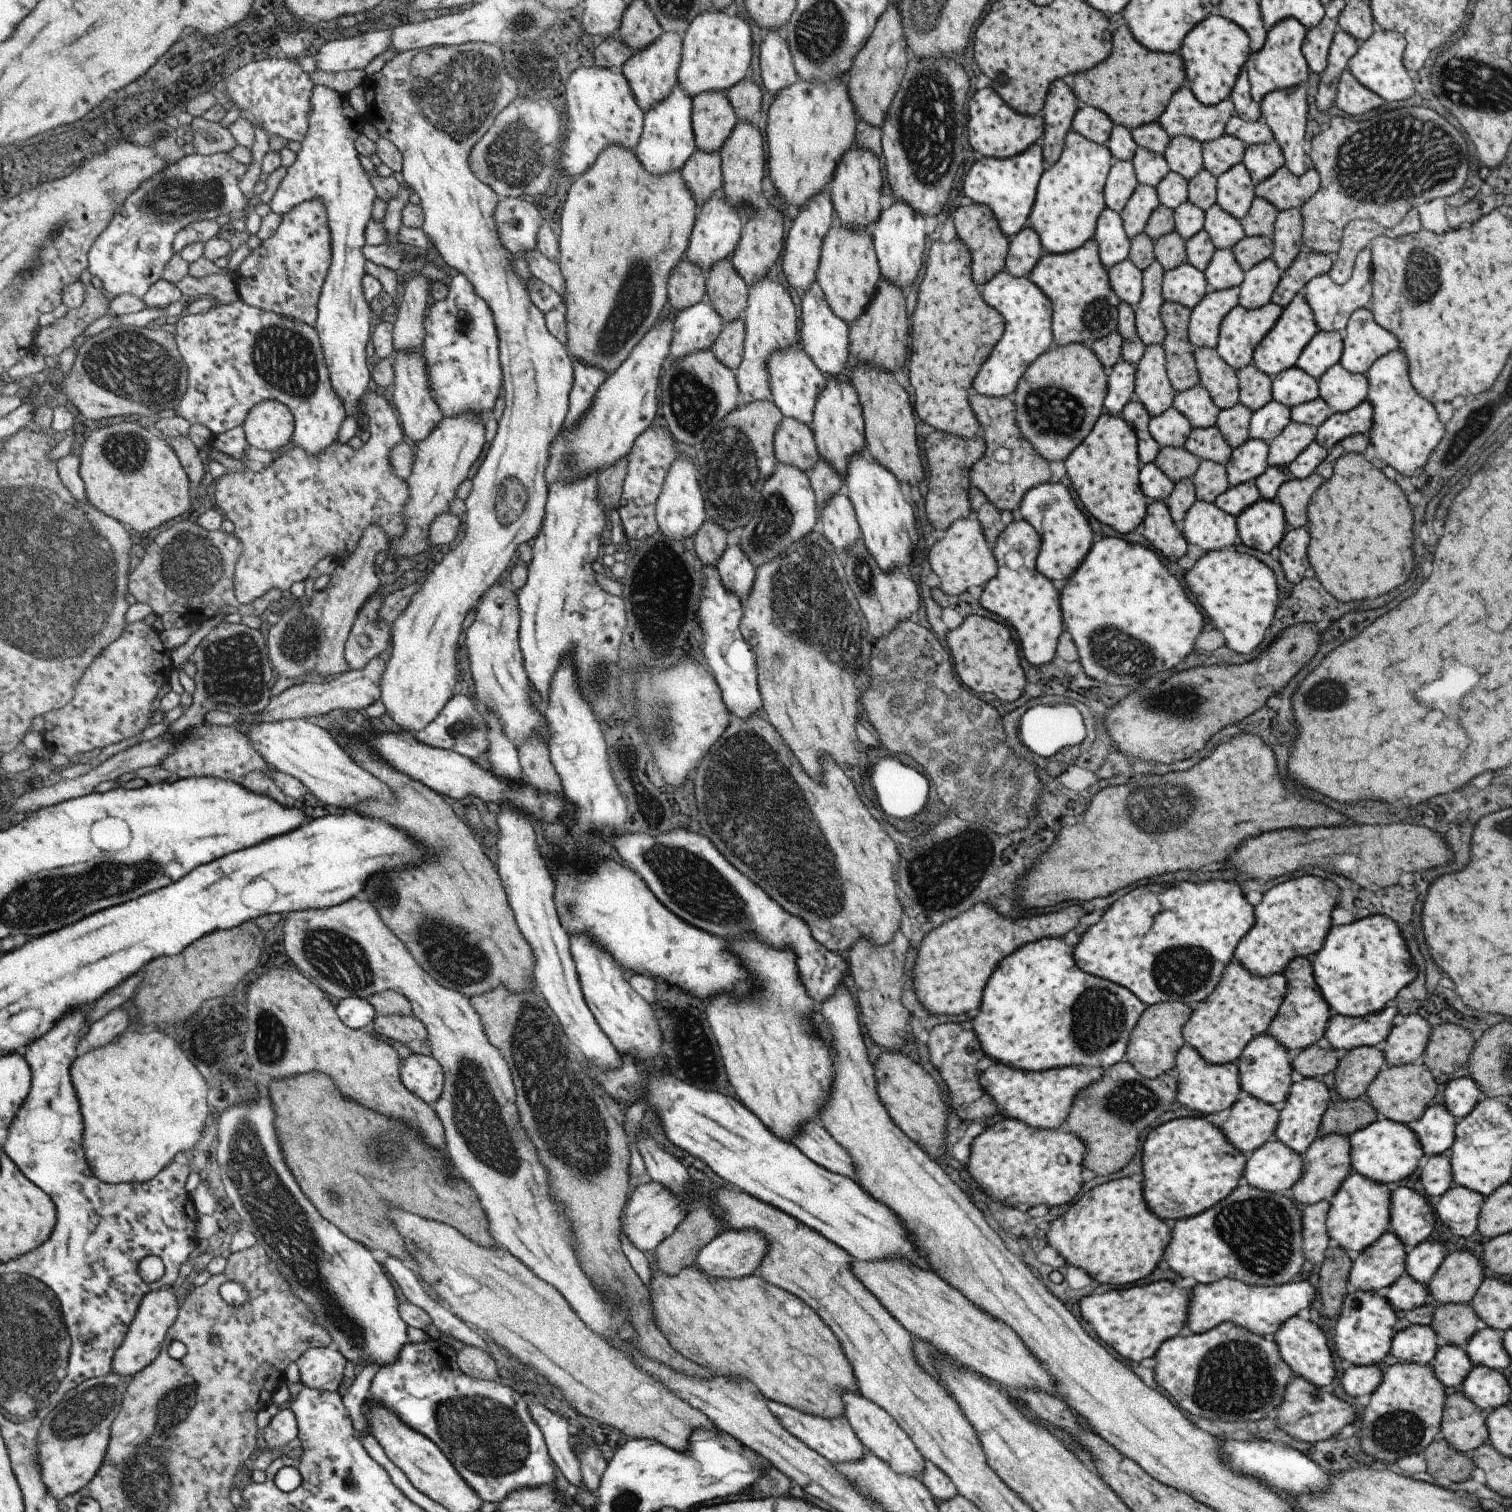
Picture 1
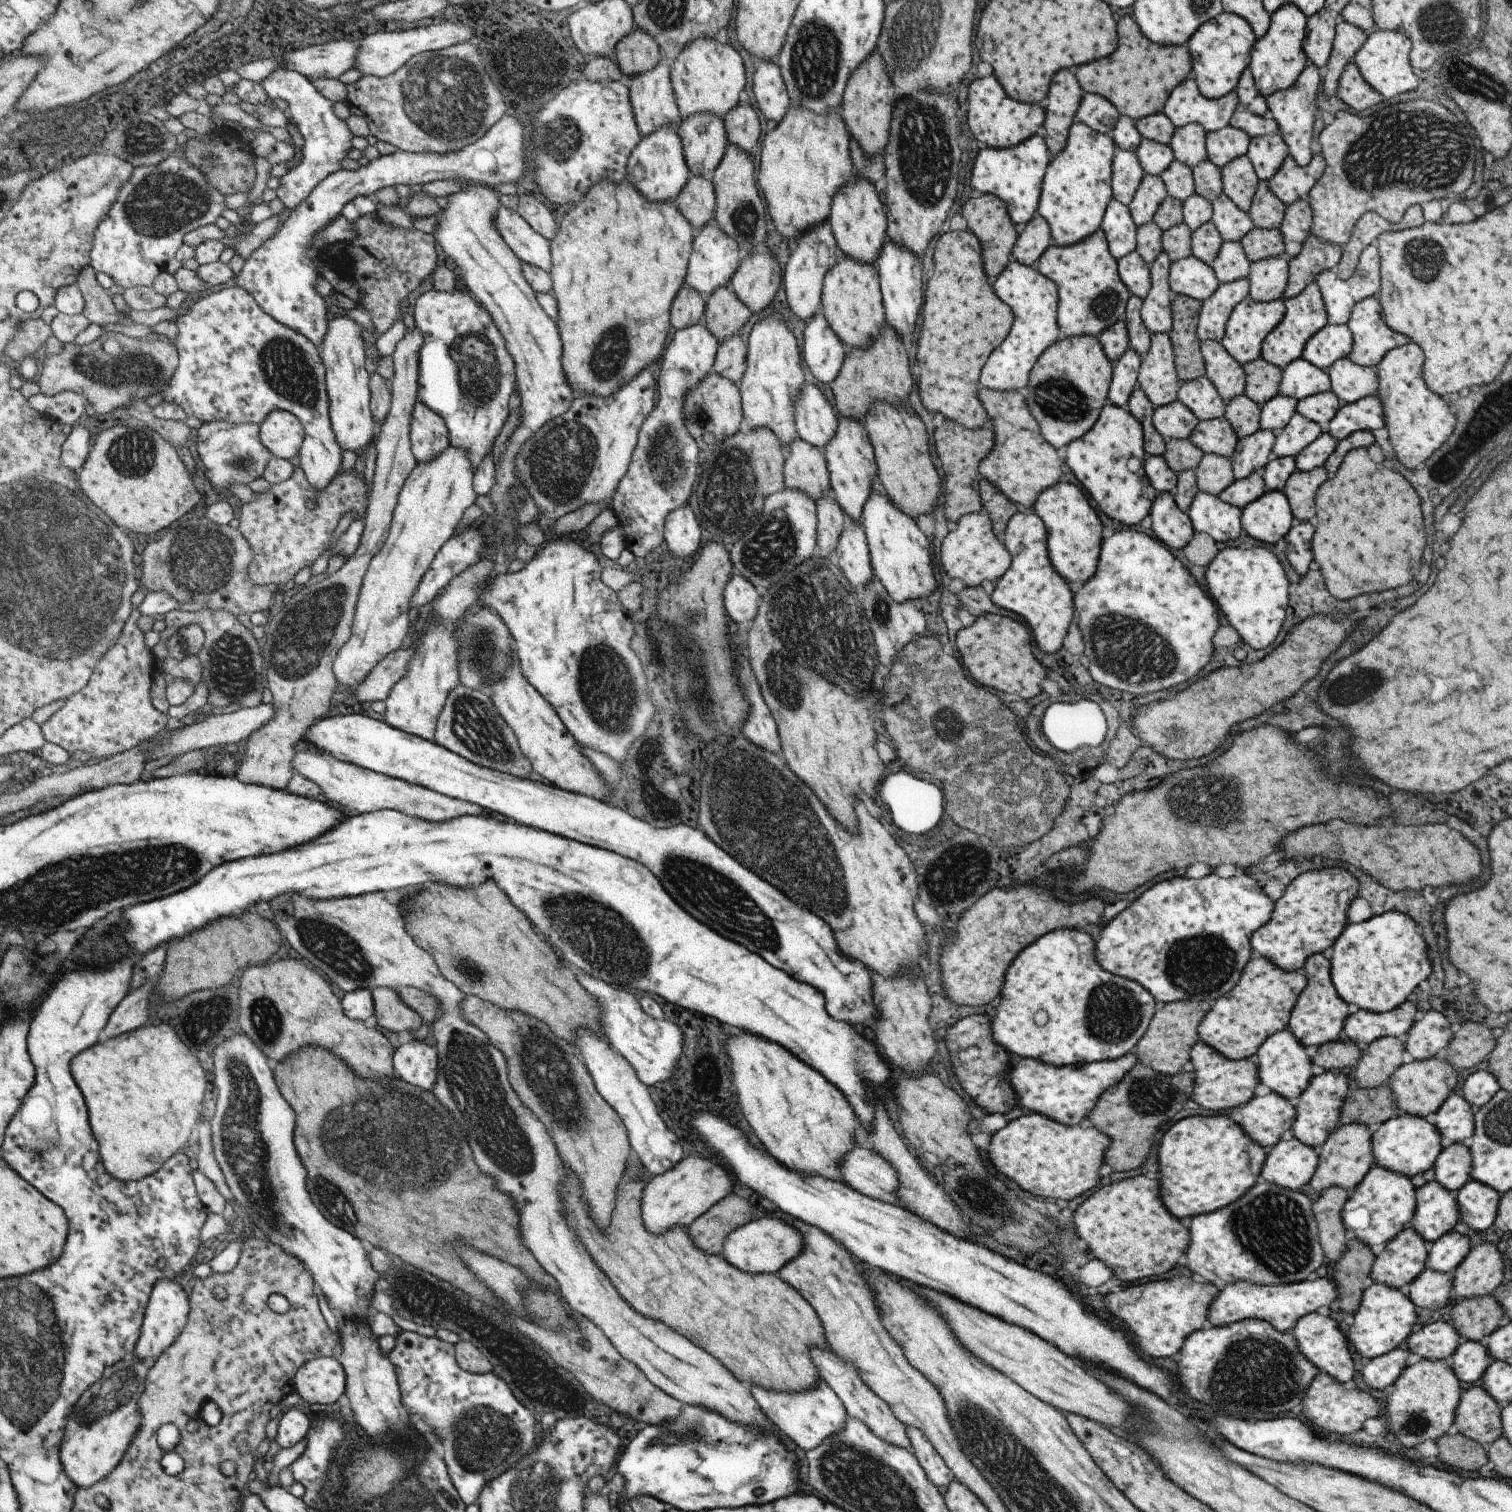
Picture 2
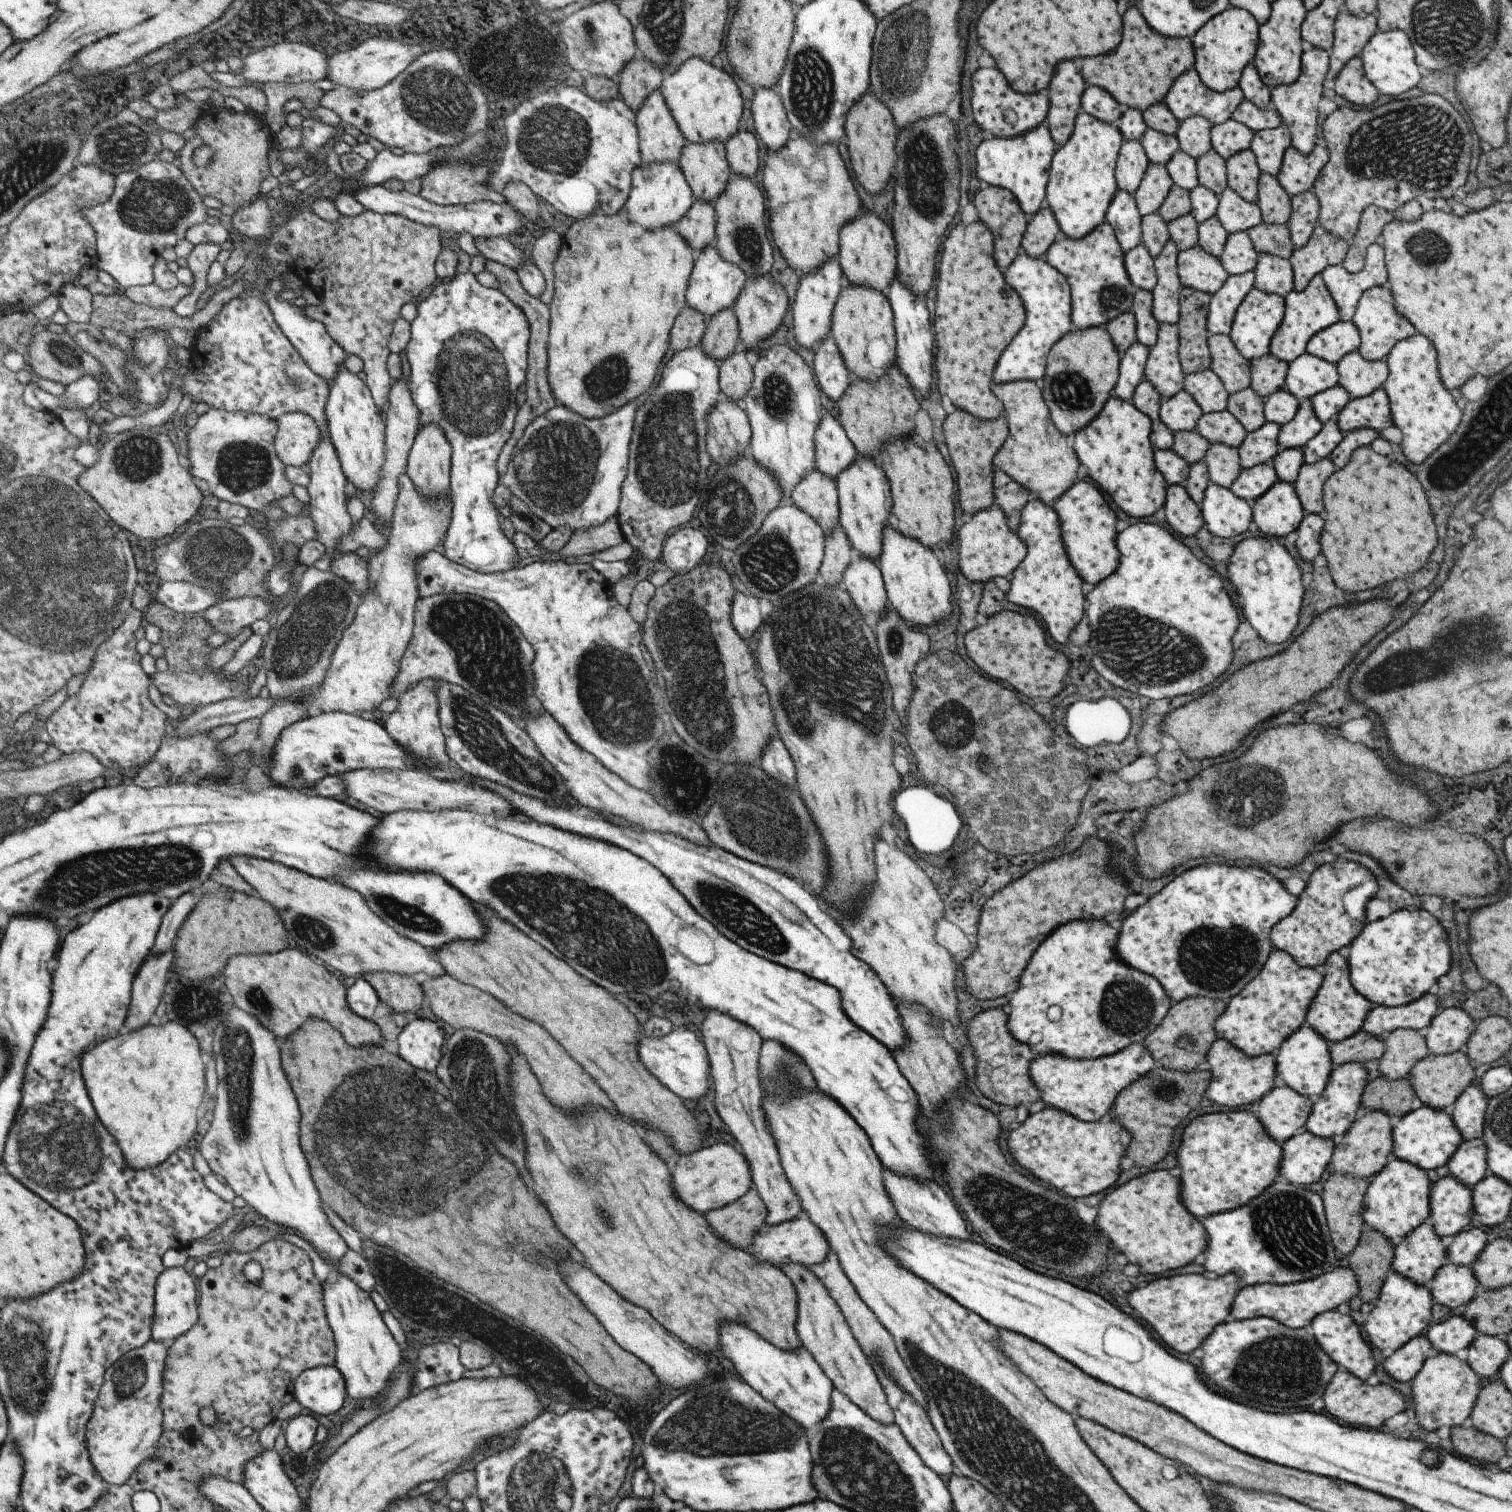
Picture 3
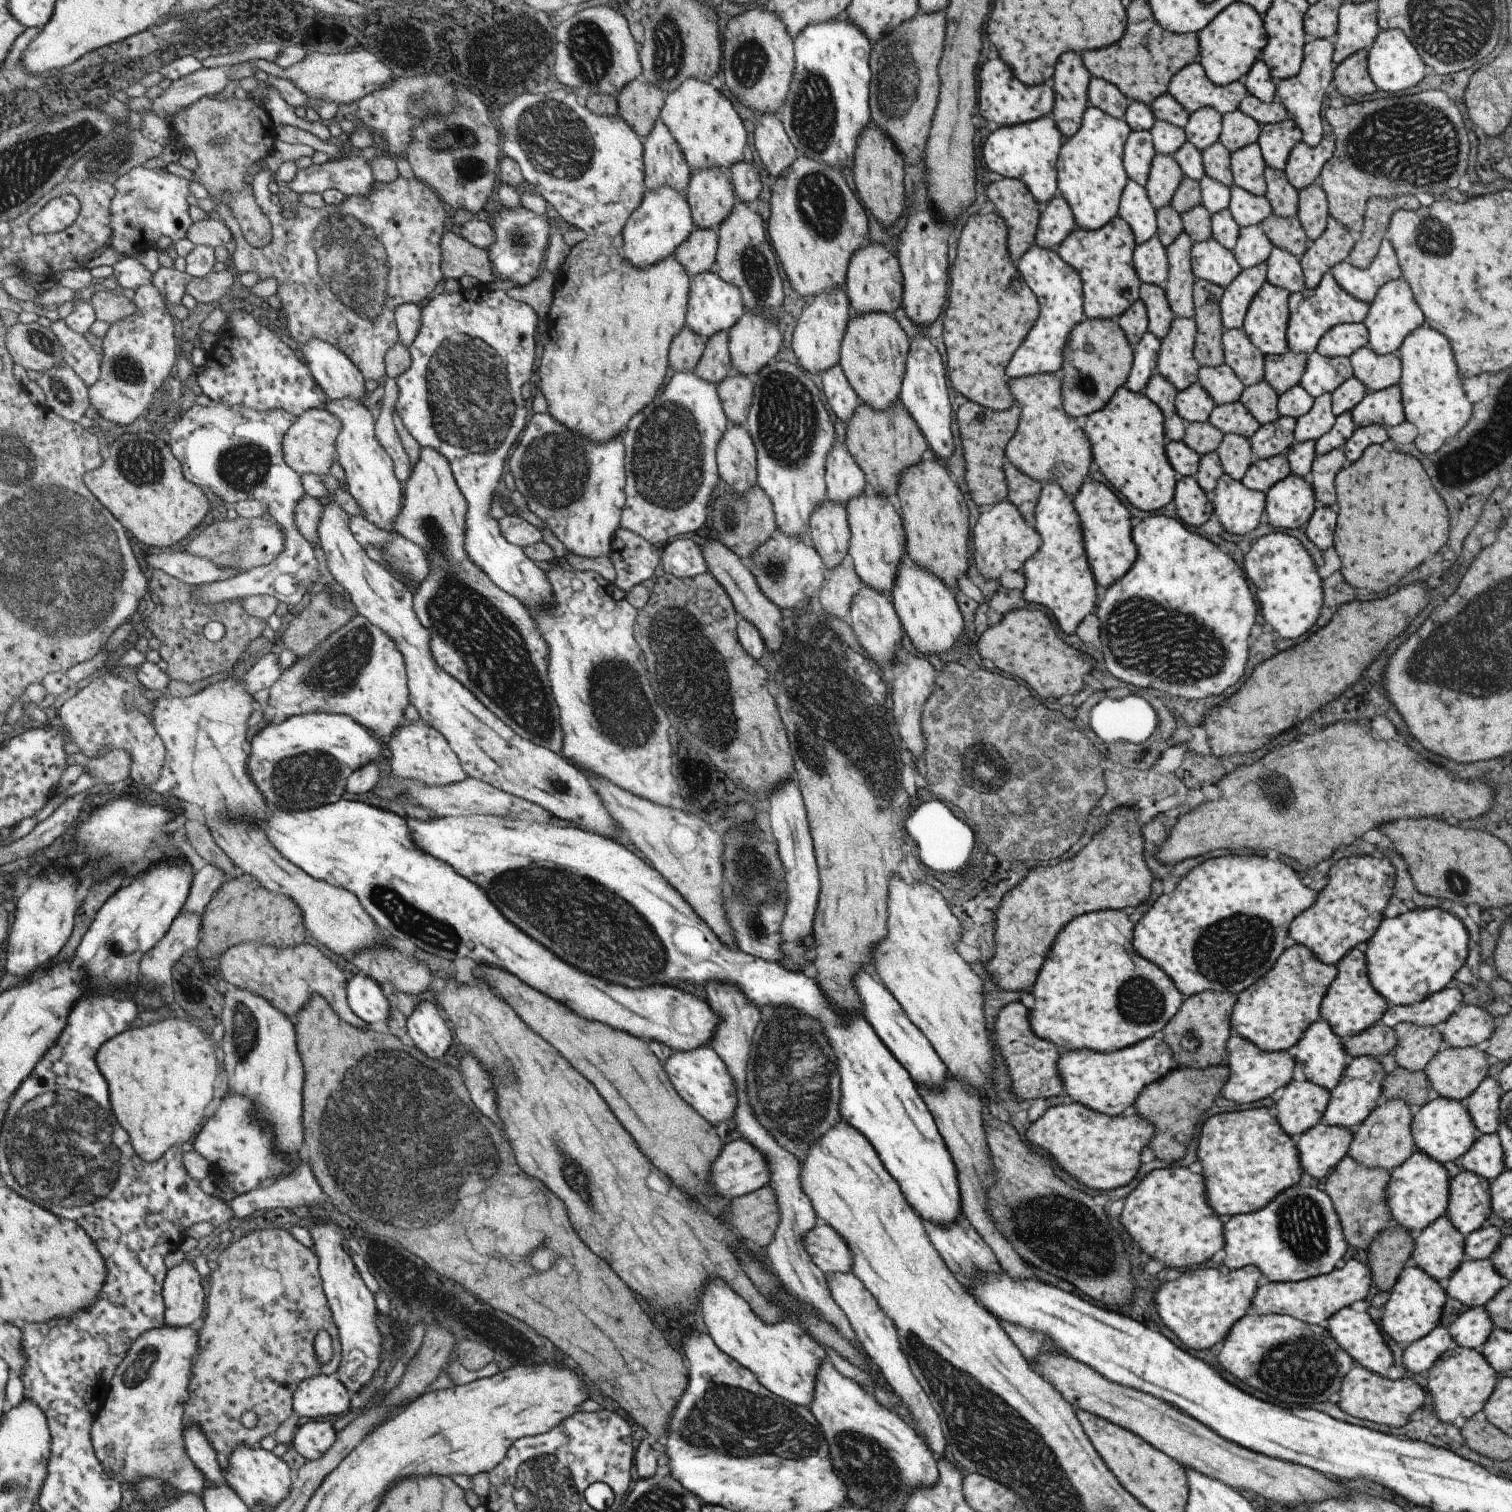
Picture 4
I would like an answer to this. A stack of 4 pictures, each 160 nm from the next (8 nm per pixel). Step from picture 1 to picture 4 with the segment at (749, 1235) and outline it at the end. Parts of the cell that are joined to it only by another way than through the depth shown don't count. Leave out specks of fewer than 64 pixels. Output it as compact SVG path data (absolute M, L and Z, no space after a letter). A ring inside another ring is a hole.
M817 1223L803 1239L811 1262L823 1273L849 1273L852 1252L847 1243L827 1224Z

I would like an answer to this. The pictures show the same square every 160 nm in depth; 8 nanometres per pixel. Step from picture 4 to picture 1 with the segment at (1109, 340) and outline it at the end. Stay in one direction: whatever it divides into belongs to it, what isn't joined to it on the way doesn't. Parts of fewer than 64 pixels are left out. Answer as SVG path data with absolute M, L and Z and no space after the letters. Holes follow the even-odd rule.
M1069 343L1065 346L1052 345L1042 352L1019 378L1016 389L1010 396L1015 407L1015 422L1027 442L1047 462L1064 458L1087 436L1098 416L1105 411L1102 405L1106 393L1107 377L1102 364L1088 343Z

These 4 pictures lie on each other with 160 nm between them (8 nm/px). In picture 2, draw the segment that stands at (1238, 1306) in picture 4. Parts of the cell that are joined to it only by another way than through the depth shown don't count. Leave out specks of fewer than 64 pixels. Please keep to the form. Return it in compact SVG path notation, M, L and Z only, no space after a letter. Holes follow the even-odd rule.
M1174 1275L1167 1280L1153 1280L1144 1284L1130 1285L1127 1290L1107 1294L1105 1304L1111 1310L1115 1318L1119 1318L1135 1340L1135 1348L1147 1355L1149 1358L1169 1358L1180 1352L1182 1342L1192 1332L1206 1326L1208 1306L1220 1291L1214 1284L1205 1282L1194 1282L1191 1278L1183 1275Z

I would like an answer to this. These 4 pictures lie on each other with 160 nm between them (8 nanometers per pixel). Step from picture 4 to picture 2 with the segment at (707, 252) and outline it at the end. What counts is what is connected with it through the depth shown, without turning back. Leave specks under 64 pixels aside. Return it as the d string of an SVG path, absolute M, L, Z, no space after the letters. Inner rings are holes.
M690 176L674 204L692 227L703 228L714 216L714 190L710 179Z

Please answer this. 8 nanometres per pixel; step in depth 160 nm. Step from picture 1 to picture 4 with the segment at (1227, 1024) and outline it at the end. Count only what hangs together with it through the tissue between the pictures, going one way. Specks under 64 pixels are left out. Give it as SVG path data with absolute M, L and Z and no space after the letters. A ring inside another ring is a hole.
M1290 942L1279 960L1259 980L1242 990L1230 1014L1230 1032L1250 1040L1264 1051L1287 1051L1299 1040L1306 1028L1319 1020L1321 999L1337 974L1336 965L1323 964L1304 944Z

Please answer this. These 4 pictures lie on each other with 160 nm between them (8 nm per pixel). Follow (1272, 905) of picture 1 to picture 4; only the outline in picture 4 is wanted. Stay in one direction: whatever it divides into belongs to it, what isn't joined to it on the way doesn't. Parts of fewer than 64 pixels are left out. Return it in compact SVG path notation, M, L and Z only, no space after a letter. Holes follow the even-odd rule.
M1363 855L1339 859L1328 872L1328 881L1316 896L1315 902L1300 912L1288 928L1290 942L1304 944L1323 964L1335 965L1357 944L1367 942L1383 920L1383 911L1389 897L1393 896L1395 867L1383 856Z

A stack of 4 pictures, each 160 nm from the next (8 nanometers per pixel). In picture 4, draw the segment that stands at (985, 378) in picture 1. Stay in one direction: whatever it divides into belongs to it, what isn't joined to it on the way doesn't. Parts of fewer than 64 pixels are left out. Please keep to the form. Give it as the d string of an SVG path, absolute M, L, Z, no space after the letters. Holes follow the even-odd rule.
M1031 246L1015 262L1016 270L1023 276L1035 298L1039 300L1039 318L1015 350L1005 372L1009 378L1029 374L1053 373L1062 368L1062 350L1070 330L1086 318L1082 309L1082 282L1075 269L1068 266L1055 250Z

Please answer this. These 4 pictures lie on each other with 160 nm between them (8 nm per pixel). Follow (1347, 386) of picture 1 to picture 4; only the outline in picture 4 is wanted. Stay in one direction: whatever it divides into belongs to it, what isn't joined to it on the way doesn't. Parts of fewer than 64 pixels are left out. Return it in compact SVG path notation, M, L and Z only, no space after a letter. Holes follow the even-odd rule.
M1367 345L1348 356L1353 377L1365 385L1367 392L1399 383L1402 368L1396 353L1379 355Z

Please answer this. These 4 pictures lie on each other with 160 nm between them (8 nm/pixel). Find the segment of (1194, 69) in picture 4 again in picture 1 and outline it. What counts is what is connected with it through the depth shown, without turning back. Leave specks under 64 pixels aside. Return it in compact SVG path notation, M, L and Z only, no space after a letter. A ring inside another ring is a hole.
M1179 87L1169 99L1165 110L1156 120L1166 131L1170 138L1177 135L1188 136L1200 143L1215 140L1223 135L1227 120L1234 115L1234 106L1227 97L1214 105L1201 104L1190 91L1190 88Z

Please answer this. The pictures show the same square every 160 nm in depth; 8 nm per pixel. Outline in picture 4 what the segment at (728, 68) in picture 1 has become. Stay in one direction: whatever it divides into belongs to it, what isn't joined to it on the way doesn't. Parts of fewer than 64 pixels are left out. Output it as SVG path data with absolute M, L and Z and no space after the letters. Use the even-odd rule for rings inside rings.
M693 78L687 79L673 92L665 95L662 123L671 133L691 171L721 169L727 173L733 165L743 160L747 134L729 102L730 98L726 99L708 83Z

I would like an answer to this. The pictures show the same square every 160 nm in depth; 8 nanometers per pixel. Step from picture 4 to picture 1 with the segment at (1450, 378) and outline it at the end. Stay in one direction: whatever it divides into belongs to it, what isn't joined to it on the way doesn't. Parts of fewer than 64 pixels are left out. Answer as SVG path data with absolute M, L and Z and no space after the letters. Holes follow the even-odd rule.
M1399 348L1375 360L1365 374L1368 382L1366 400L1372 406L1369 440L1376 452L1374 462L1380 465L1384 461L1399 474L1411 476L1427 462L1444 434L1445 425L1437 419L1433 404L1412 387L1406 362L1406 354Z

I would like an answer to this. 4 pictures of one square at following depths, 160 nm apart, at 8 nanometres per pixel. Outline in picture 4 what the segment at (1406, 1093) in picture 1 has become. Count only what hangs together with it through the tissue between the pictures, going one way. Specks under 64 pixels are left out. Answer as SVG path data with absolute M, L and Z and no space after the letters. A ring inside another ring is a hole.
M1445 1046L1433 1055L1433 1058L1425 1065L1423 1072L1427 1075L1430 1087L1439 1094L1439 1097L1460 1101L1467 1098L1487 1077L1487 1068L1491 1062L1482 1047L1451 1048Z

